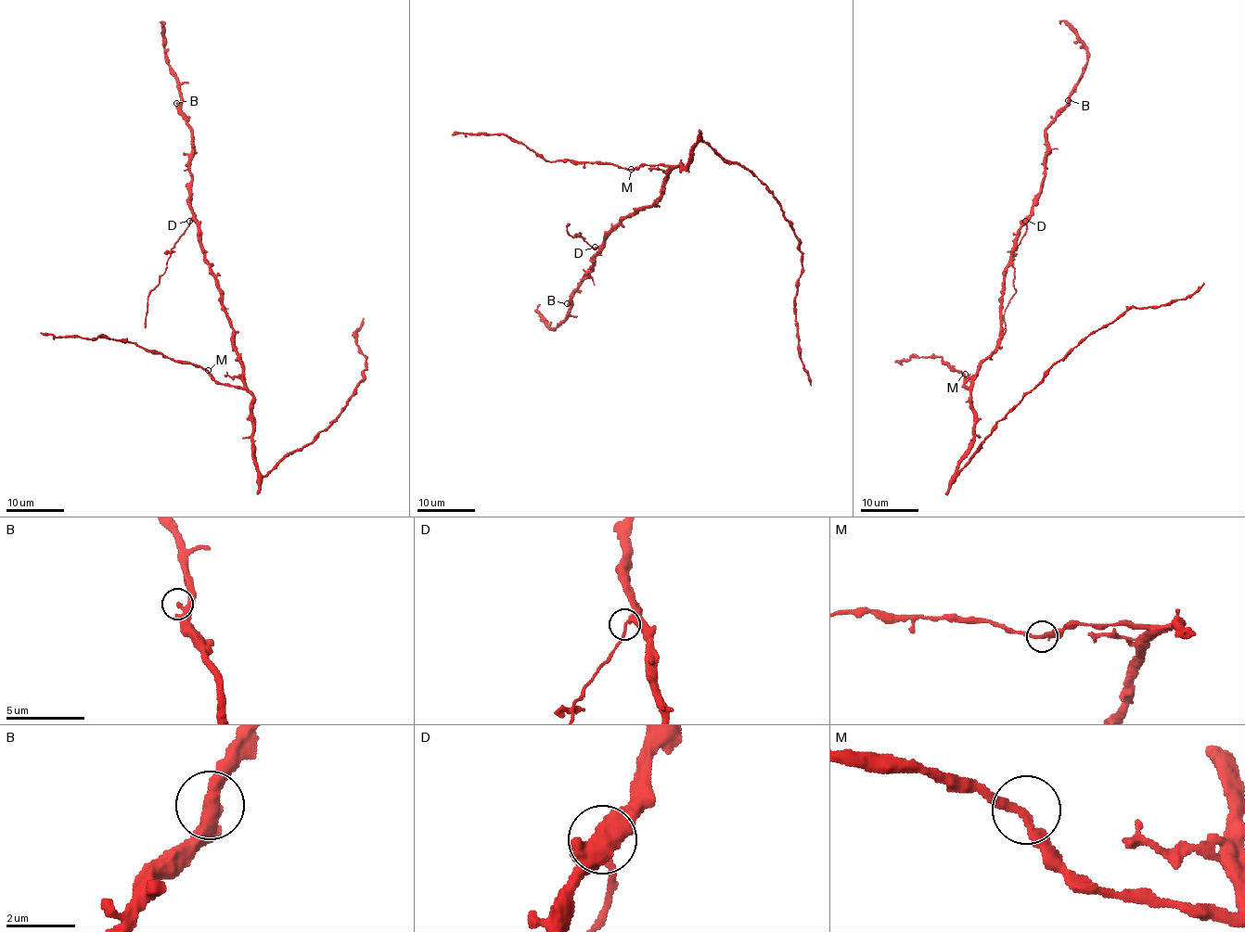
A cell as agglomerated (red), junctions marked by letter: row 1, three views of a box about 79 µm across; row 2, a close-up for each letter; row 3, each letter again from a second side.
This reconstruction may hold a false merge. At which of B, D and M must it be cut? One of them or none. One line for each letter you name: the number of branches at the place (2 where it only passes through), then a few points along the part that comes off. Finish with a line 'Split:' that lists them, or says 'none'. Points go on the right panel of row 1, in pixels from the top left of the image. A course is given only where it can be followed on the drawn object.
D: Branches: 2. Course of the part to remove: (1025, 220), (1025, 235), (1011, 258), (1016, 290), (1004, 312), (1004, 335)
Split: D

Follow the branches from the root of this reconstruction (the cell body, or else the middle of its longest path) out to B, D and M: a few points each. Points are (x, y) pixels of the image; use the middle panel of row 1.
B: (676, 166), (653, 204), (626, 216), (609, 231), (592, 269), (567, 303)
D: (676, 166), (669, 172), (663, 192), (653, 204), (626, 216), (595, 248)
M: (676, 166), (645, 165), (631, 169)

